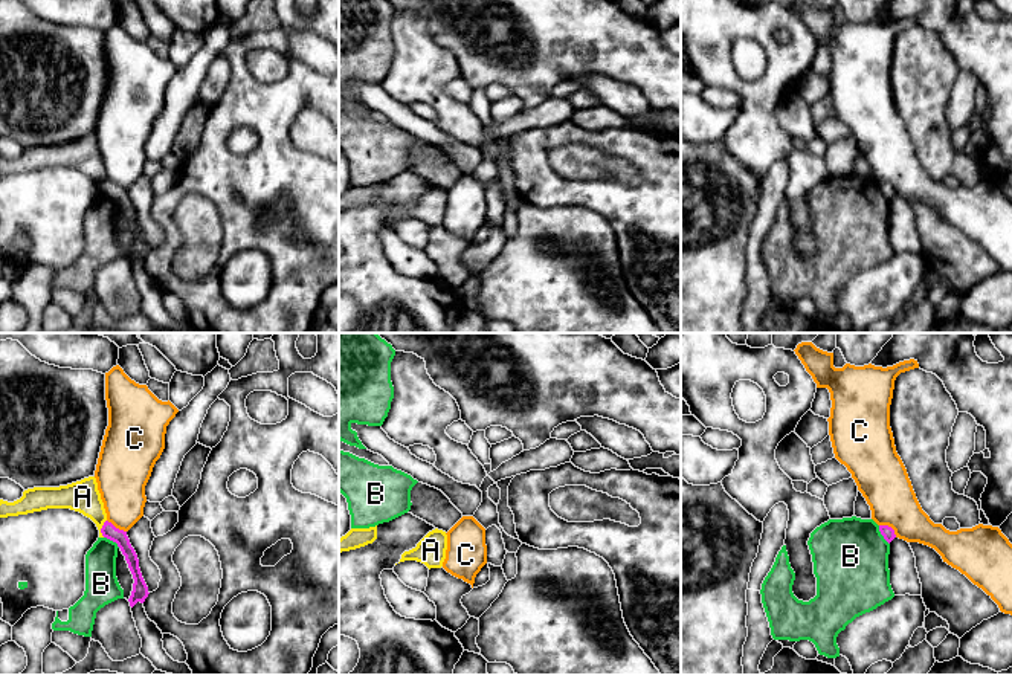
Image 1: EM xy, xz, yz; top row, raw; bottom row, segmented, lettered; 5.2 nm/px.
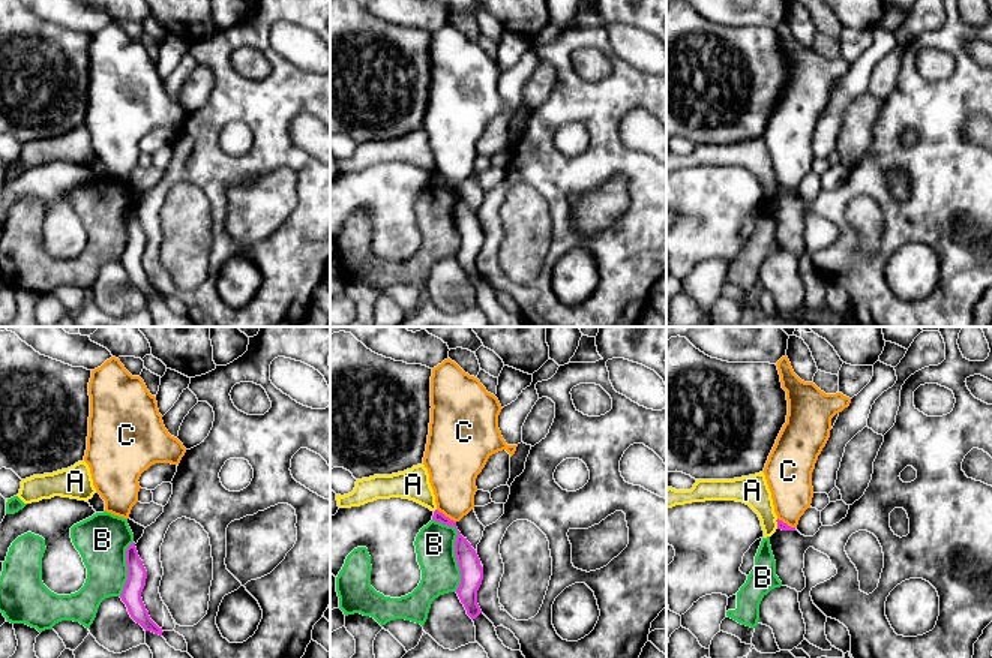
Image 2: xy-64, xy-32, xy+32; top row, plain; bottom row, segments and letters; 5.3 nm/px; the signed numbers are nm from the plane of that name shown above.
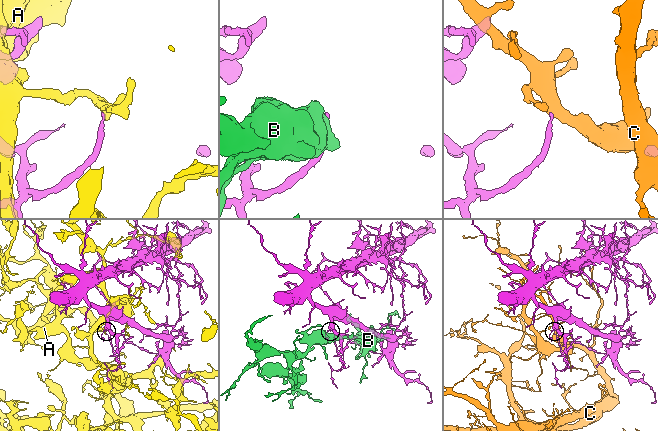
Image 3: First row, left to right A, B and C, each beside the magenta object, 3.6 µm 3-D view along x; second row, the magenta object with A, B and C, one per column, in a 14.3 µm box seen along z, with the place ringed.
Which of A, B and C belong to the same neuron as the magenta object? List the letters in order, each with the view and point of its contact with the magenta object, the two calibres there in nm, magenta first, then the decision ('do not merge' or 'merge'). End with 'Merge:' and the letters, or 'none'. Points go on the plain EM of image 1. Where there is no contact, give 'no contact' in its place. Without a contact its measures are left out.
A: meets magenta in xy at (101, 187); 80 nm thick on the magenta side, 170 nm on the other; do not merge
B: meets magenta in yz at (883, 193); 70 nm thick on the magenta side, 400 nm on the other; do not merge
C: meets magenta in yz at (890, 185); 70 nm thick on the magenta side, 260 nm on the other; do not merge
Merge: none

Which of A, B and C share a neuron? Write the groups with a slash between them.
A / B / C

